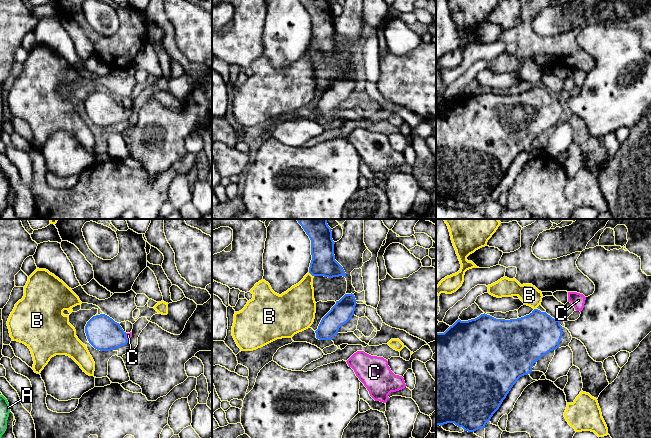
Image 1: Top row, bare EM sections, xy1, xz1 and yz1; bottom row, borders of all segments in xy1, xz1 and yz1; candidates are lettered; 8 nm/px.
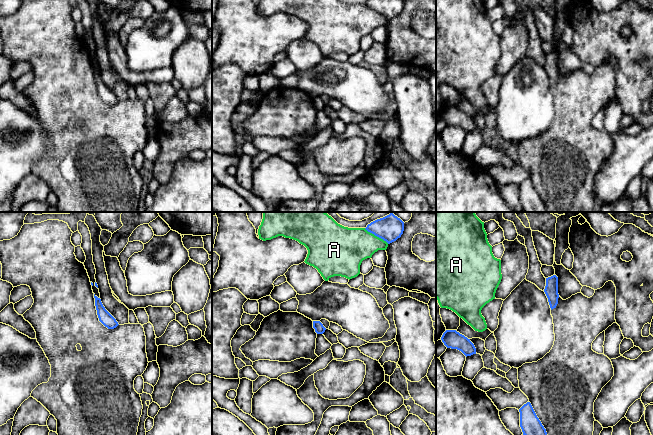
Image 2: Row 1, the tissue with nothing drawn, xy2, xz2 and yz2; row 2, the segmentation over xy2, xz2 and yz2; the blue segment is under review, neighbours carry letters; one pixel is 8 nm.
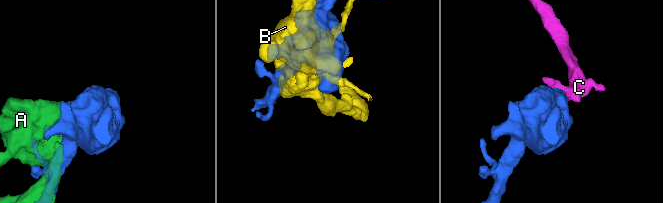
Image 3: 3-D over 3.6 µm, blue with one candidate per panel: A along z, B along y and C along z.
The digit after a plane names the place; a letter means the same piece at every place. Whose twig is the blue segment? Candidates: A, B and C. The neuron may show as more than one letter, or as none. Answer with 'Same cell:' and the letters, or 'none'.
Same cell: C

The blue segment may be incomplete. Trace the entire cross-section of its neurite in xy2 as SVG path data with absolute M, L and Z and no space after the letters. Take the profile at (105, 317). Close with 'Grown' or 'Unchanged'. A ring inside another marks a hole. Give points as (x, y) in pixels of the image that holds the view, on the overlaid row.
M95 294L94 298L99 321L108 329L116 328L119 325L116 319L105 309L100 298Z. Unchanged

